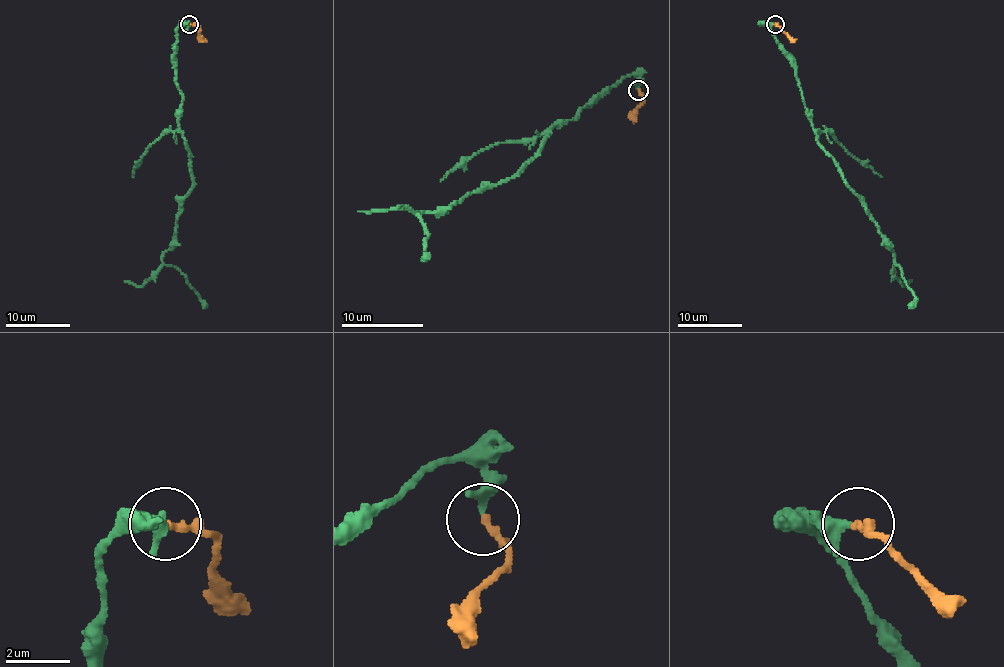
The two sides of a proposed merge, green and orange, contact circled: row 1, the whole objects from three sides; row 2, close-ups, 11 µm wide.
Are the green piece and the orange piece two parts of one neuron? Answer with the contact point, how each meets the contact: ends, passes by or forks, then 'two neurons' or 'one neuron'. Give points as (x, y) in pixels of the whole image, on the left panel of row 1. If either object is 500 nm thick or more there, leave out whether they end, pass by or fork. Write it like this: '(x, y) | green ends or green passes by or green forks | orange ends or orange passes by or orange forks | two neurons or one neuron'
(189, 24) | green passes by | orange ends | one neuron

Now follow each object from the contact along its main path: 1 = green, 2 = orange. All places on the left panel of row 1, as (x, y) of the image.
1: (189, 24), (178, 27), (174, 56), (182, 97), (179, 126), (193, 182), (163, 263), (184, 276), (204, 308)
2: (190, 24), (199, 26), (199, 32), (207, 42)

